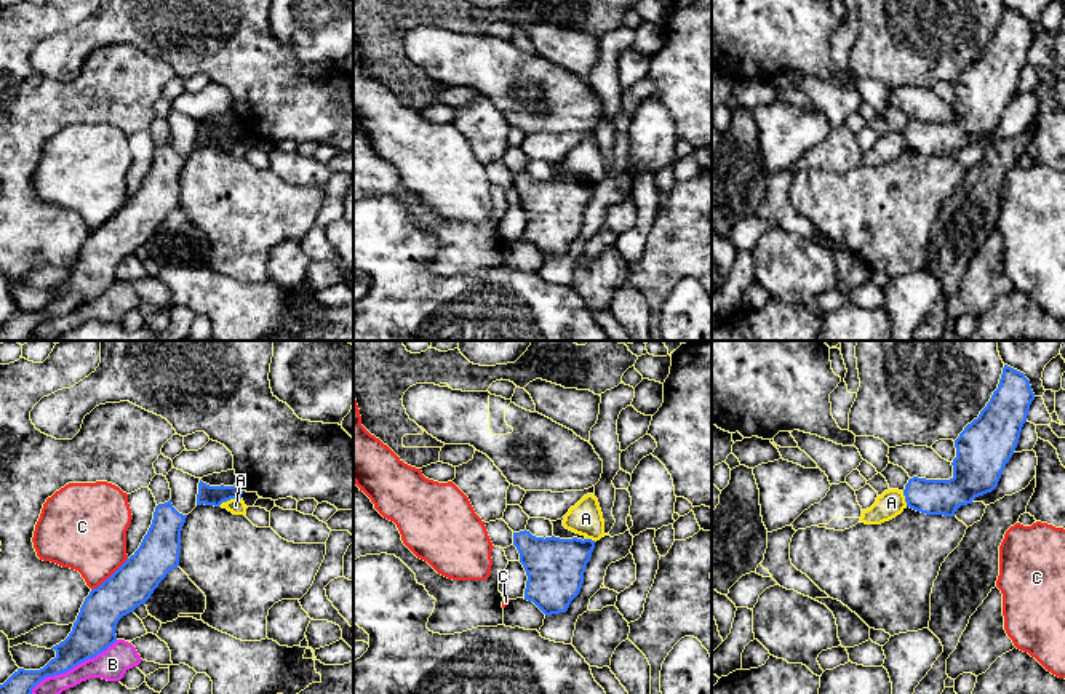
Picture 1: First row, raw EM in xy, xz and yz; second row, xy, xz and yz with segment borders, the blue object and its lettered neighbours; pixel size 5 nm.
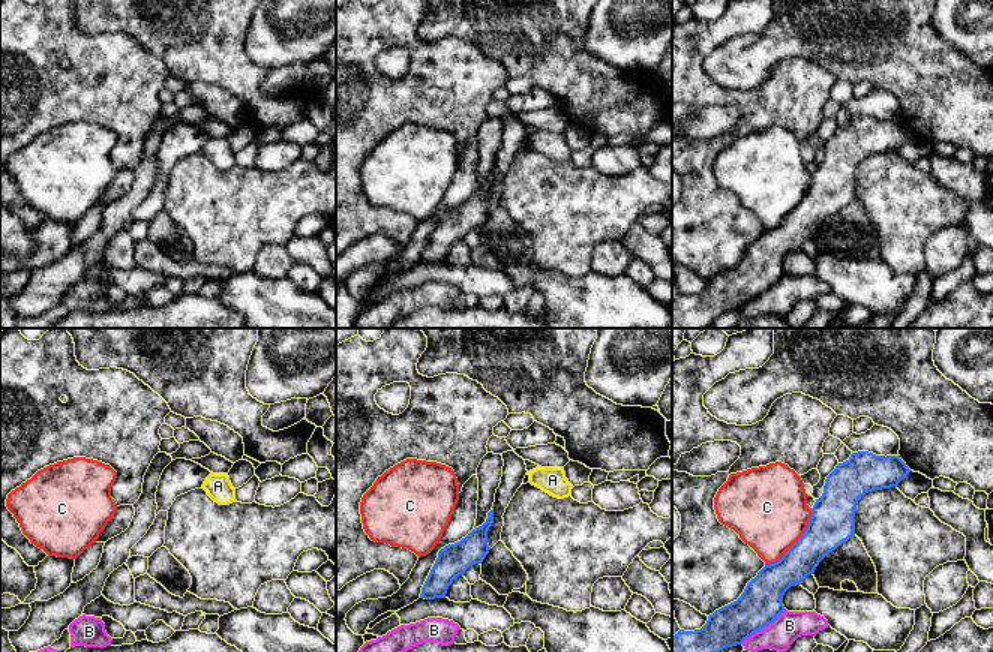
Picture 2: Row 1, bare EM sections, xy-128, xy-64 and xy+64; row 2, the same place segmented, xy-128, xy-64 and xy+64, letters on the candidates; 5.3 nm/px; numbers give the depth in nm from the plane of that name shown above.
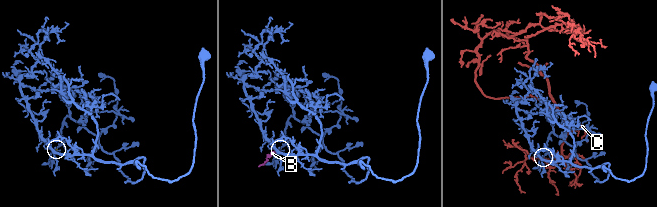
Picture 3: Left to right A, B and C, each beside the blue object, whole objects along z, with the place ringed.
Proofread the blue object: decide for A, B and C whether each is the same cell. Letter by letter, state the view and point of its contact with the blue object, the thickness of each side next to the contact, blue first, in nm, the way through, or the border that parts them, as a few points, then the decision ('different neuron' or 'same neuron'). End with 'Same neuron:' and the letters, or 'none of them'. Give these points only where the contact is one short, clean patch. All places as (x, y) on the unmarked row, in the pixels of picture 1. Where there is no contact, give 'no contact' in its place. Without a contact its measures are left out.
A: contact xy (229, 141); calibres 100 and 80 nm; border xy (240, 139), (231, 139), (218, 147); different neuron
B: contact xy (72, 309); calibres 220 and 160 nm; different neuron
C: contact xy (111, 218); calibres 220 and 380 nm; different neuron
Same neuron: none of them

